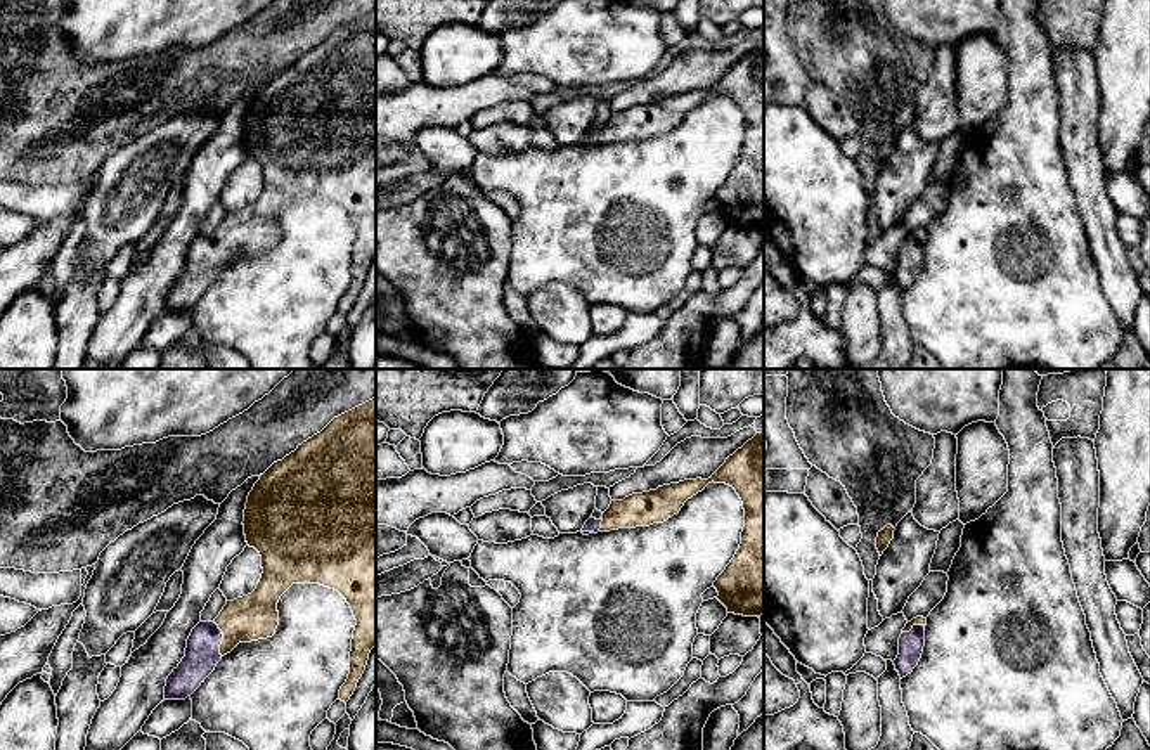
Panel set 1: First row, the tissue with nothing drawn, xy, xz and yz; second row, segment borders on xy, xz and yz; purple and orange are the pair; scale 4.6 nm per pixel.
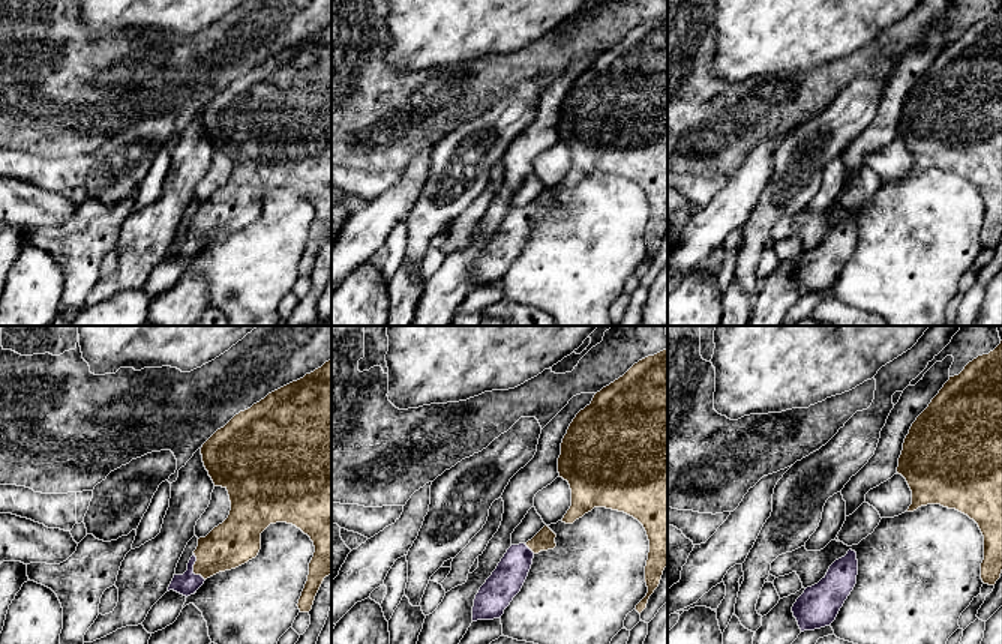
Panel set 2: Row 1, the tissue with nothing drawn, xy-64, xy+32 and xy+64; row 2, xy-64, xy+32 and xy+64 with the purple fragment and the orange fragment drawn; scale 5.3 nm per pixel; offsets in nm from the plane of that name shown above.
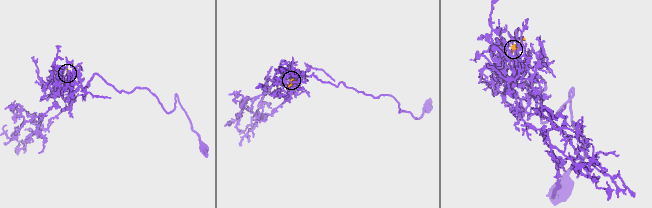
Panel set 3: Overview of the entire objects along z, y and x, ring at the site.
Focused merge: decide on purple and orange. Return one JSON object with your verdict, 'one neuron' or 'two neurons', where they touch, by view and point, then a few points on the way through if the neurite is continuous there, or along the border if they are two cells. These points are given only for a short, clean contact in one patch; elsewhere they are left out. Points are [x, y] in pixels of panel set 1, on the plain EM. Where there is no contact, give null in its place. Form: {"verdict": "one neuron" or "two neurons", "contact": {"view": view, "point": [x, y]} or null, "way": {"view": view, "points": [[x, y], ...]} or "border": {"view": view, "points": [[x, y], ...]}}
{"verdict": "one neuron", "contact": {"view": "xy", "point": [222, 250]}, "way": {"view": "xy", "points": [[203, 258], [212, 252], [222, 250], [238, 234], [251, 229]]}}

